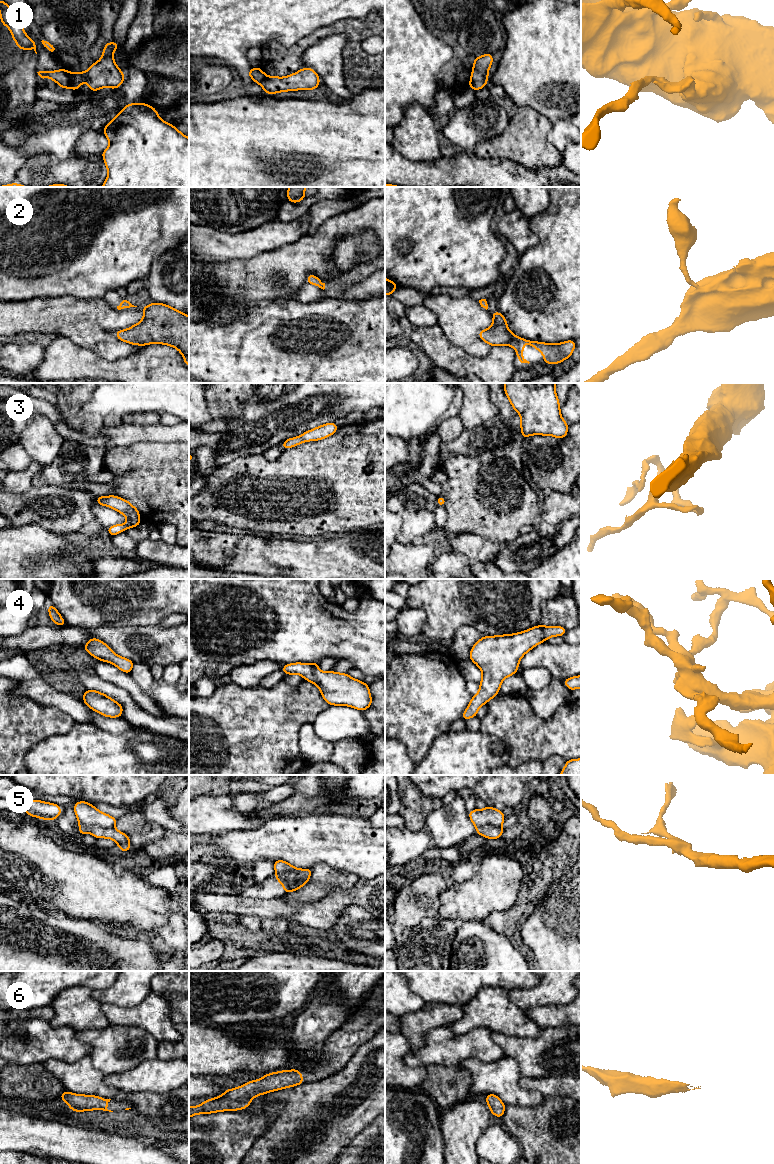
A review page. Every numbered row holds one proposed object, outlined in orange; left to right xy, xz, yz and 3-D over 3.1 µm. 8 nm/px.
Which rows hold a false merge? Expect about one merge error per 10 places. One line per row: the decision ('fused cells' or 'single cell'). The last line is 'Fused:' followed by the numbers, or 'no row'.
1: fused cells
2: single cell
3: single cell
4: single cell
5: fused cells
6: single cell
Fused: 1, 5

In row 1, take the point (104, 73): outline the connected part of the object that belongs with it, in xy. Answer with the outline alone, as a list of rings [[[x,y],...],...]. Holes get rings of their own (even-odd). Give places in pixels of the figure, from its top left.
[[[114,41],[106,43],[100,60],[93,63],[85,72],[71,73],[66,70],[70,79],[69,88],[77,91],[84,81],[87,82],[92,93],[104,87],[111,89],[120,87],[125,74],[114,62],[113,53],[118,47],[119,44]]]

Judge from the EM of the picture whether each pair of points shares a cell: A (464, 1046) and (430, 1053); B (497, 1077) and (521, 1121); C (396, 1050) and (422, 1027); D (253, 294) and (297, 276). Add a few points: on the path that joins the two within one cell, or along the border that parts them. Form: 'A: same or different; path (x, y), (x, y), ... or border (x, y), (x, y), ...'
A: same; path (456, 1048), (438, 1048)
B: different; border (506, 1104), (536, 1105)
C: different; border (400, 1032), (414, 1050)
D: same; path (261, 282), (274, 269), (285, 269)

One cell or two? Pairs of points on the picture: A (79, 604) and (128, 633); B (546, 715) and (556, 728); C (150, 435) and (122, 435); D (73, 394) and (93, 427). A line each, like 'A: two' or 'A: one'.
A: two
B: two
C: one
D: one

